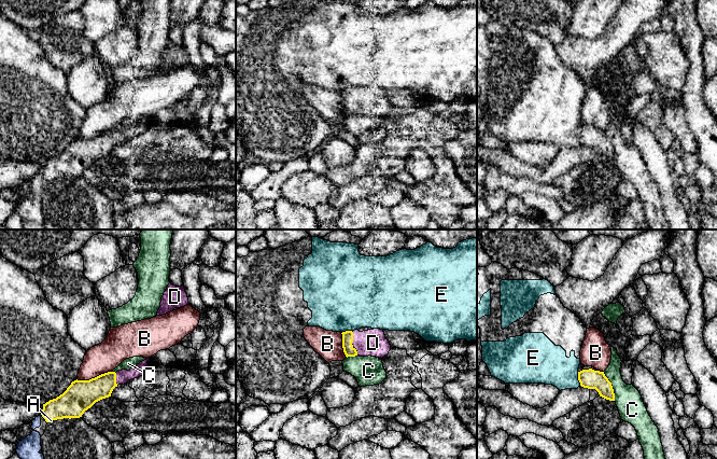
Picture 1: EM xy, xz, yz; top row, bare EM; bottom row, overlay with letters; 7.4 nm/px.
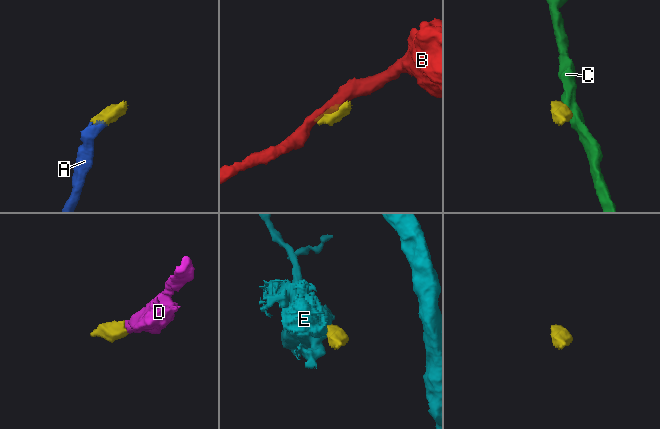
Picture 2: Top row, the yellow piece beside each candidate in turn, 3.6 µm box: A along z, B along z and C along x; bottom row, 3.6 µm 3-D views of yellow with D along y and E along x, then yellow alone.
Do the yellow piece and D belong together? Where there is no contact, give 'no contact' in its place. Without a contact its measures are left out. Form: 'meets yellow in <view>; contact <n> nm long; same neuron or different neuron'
meets yellow in xz; contact 180 nm long; same neuron

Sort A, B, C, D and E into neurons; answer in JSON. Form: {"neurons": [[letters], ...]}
{"neurons": [["A", "D"], ["B"], ["C"], ["E"]]}

